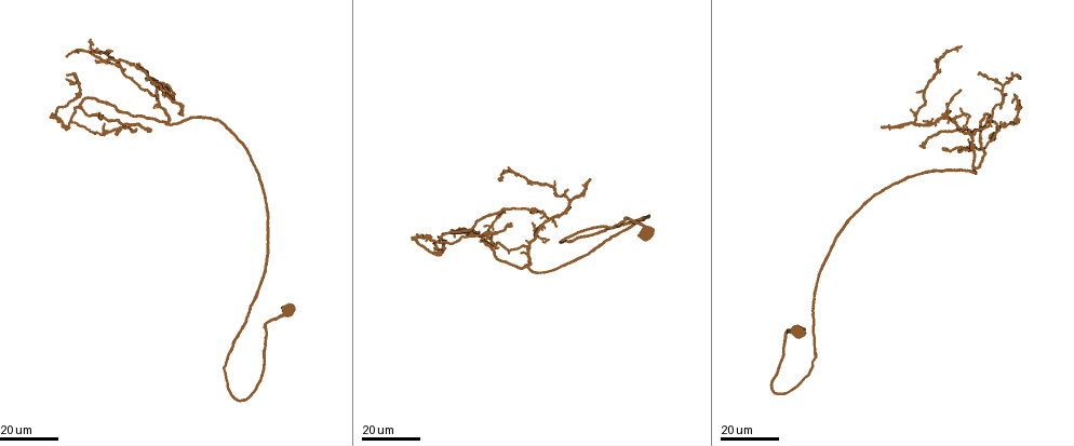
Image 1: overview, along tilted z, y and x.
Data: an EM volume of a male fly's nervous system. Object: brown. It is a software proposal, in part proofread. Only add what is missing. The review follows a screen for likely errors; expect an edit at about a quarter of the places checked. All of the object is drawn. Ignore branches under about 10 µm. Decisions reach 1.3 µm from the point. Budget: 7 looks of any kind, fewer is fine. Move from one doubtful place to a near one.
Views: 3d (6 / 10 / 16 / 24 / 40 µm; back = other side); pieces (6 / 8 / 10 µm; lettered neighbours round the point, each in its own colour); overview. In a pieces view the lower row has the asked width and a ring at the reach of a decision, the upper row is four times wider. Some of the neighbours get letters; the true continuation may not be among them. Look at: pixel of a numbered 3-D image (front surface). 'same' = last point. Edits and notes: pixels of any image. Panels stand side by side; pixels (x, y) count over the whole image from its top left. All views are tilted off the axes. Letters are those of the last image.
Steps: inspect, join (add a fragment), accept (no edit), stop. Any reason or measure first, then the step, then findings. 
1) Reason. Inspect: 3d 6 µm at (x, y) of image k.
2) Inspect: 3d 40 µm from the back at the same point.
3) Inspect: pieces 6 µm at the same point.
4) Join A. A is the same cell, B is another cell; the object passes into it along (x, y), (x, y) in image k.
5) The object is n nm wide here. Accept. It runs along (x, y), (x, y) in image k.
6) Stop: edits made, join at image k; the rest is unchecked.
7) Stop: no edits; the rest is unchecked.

Free end. Inspect: 3d 24 µm at (68, 57) of image 1.

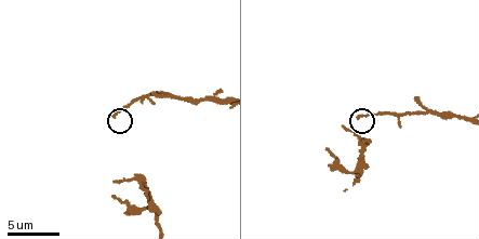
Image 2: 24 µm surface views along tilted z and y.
Inspect: pieces 10 µm at (113, 115) of image 2.

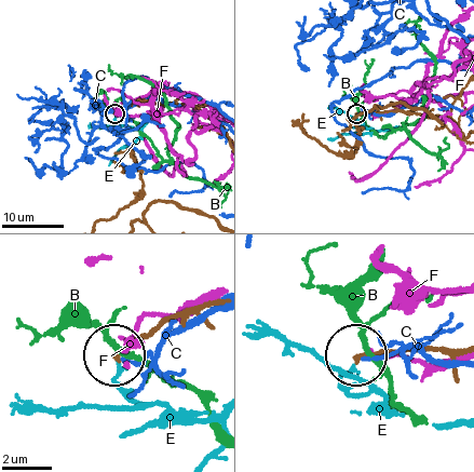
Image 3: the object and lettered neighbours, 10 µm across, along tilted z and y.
Accept. B, C, E and F are other cells; none of them fits.

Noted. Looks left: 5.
Thin end. Inspect: pieces 8 µm at (328, 148) of image 2.

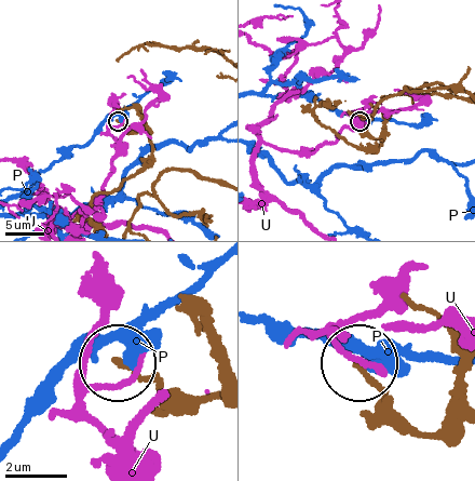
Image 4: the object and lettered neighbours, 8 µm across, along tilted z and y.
The object is 150 nm wide here. Accept. P and U are other cells; it runs along (219, 401), (119, 364) in image 4; no lettered fragment goes on from it.

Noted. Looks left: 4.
Tapers out. Inspect: 3d 24 µm at (1007, 93) of image 1.

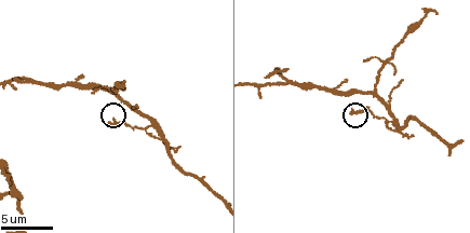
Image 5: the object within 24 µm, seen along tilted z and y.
Zoom in. Inspect: 3d 10 µm at (351, 114) of image 5.

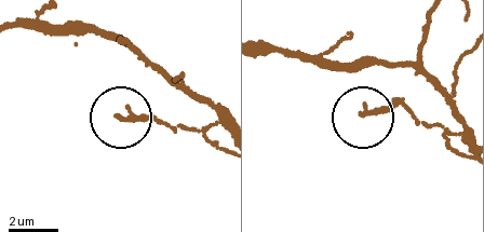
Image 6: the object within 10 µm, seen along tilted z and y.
Inspect: pieces 10 µm at (119, 116) of image 6.

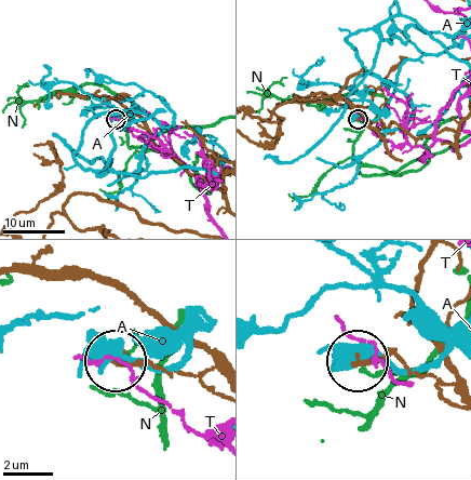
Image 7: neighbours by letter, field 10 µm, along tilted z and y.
Accept. A, N and T are other cells; it runs along (427, 135), (358, 119) in image 7; none of them fits.

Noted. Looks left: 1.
Stop: no edits; the rest is unchecked.

